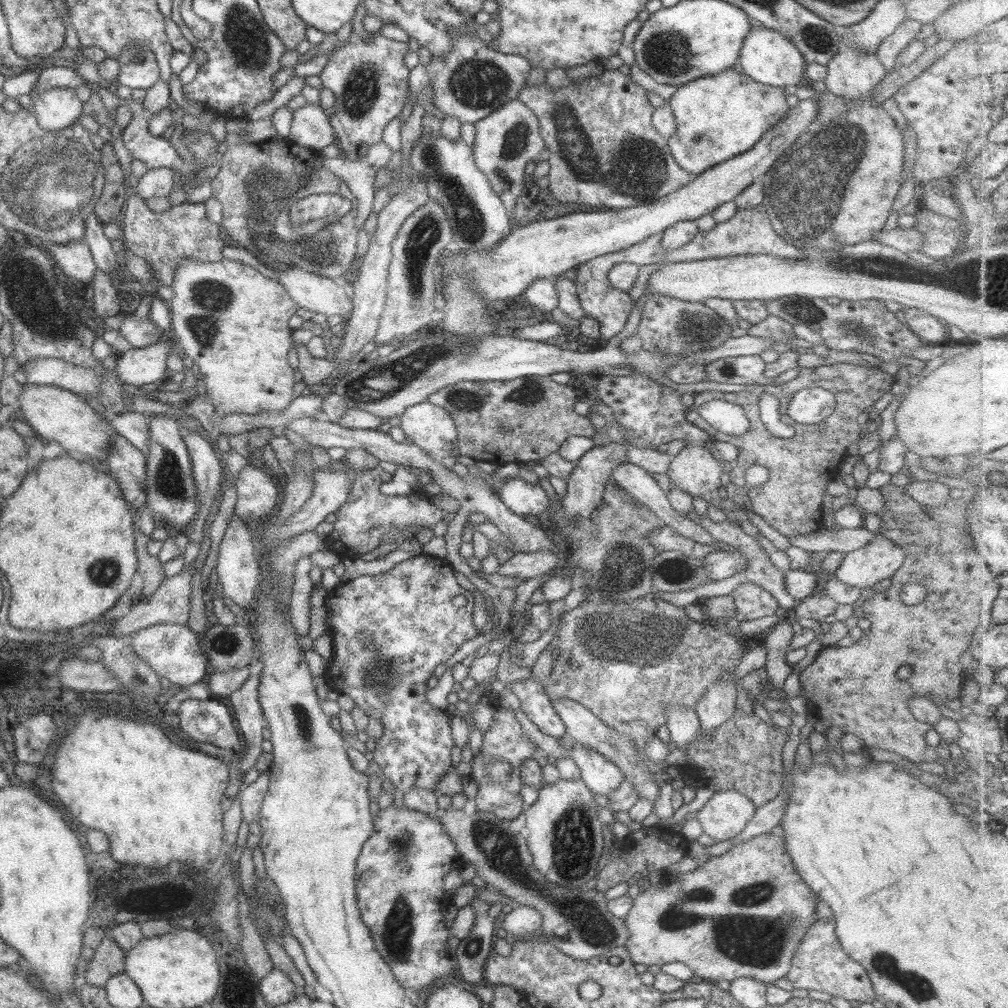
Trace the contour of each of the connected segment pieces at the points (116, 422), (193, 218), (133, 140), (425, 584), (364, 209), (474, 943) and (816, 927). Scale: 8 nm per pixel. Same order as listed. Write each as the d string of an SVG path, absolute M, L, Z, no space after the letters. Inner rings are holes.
M123 411L107 420L115 435L127 440L127 444L139 453L147 454L149 448L148 419L135 412Z
M127 195L121 211L123 246L142 258L154 270L158 286L170 286L180 262L215 262L221 260L224 247L220 225L205 218L203 203L181 203L157 214L144 205L138 195Z
M119 99L119 105L129 110L131 120L122 127L120 137L129 156L143 162L146 168L180 168L184 163L166 136L151 136L147 130L147 121L152 114L145 112L141 105L130 100Z
M417 554L396 564L389 571L374 576L355 576L353 580L349 580L343 584L339 584L325 598L325 608L327 609L328 626L330 629L330 637L332 638L332 656L328 664L325 666L323 672L324 682L327 684L329 690L336 691L338 694L345 694L347 698L353 700L355 707L362 710L367 716L374 716L379 718L381 723L381 729L383 729L382 735L375 741L373 756L373 767L379 770L379 777L381 779L387 778L387 782L393 786L394 790L405 794L408 790L421 788L423 790L435 790L440 778L452 770L451 766L451 748L453 748L453 739L451 739L451 732L449 728L450 718L452 715L448 714L445 710L438 709L431 706L425 700L425 693L427 692L427 686L425 682L432 676L433 669L438 664L444 664L445 660L449 660L453 653L463 642L475 638L481 631L473 627L471 623L471 612L473 612L473 594L467 592L461 586L457 585L455 576L453 576L450 565L440 557L431 557L426 554ZM459 594L465 597L466 603L461 607L455 607L452 605L451 598L453 596L459 596ZM358 632L366 634L370 638L370 643L364 647L356 637Z
M384 142L372 144L357 160L349 162L341 157L321 156L321 164L333 176L342 180L351 192L353 209L356 211L354 226L362 228L363 221L371 213L372 198L375 191L374 174L383 167L391 156L392 150Z
M473 901L470 904L475 920L469 934L459 940L455 950L456 968L465 982L482 982L485 961L491 956L496 942L494 934L498 920L487 916L489 907L486 902Z
M832 918L816 919L801 938L791 960L785 979L793 989L823 992L829 997L842 998L857 1003L872 1003L874 993L865 969L850 960L837 943Z

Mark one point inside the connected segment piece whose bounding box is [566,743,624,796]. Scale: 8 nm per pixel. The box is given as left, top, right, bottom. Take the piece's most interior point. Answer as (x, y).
(600, 776)

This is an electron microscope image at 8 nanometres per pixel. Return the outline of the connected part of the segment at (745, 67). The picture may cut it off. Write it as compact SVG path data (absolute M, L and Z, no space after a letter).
M753 27L749 30L739 49L736 63L739 64L741 72L751 80L781 89L784 86L799 86L806 66L801 53L793 43L781 36L781 33L763 27Z

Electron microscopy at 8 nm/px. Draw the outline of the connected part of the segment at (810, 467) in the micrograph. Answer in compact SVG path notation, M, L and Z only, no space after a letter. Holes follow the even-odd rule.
M834 363L826 365L820 365L817 367L799 367L796 377L792 378L788 382L781 383L779 385L749 385L746 389L739 392L720 392L720 391L703 391L694 394L693 402L694 406L705 404L711 400L726 400L733 404L739 405L747 417L749 429L740 436L726 436L721 432L715 431L711 426L705 423L699 416L697 411L689 410L684 416L689 424L703 430L708 437L717 442L727 442L727 444L733 444L737 448L737 459L733 464L731 471L728 473L730 483L735 485L738 489L743 489L743 473L751 465L758 465L764 467L767 470L767 479L763 484L755 486L746 490L746 495L751 502L751 510L753 514L757 514L769 527L776 530L779 534L786 536L805 534L814 531L817 528L822 527L822 498L826 492L827 483L831 481L831 468L835 468L838 463L841 464L842 458L845 457L846 449L850 444L858 442L862 438L862 431L857 425L855 418L861 414L862 411L867 411L872 408L874 402L883 396L884 392L890 390L890 386L893 382L891 376L888 373L882 372L874 365L856 365L852 363ZM817 387L823 390L828 390L834 396L834 409L829 413L827 418L821 420L817 424L799 424L793 423L795 429L795 435L792 438L775 438L767 432L763 423L759 420L759 413L757 410L757 401L761 394L771 394L778 399L780 410L782 414L785 414L783 410L787 408L790 398L794 392L801 390L802 388Z

